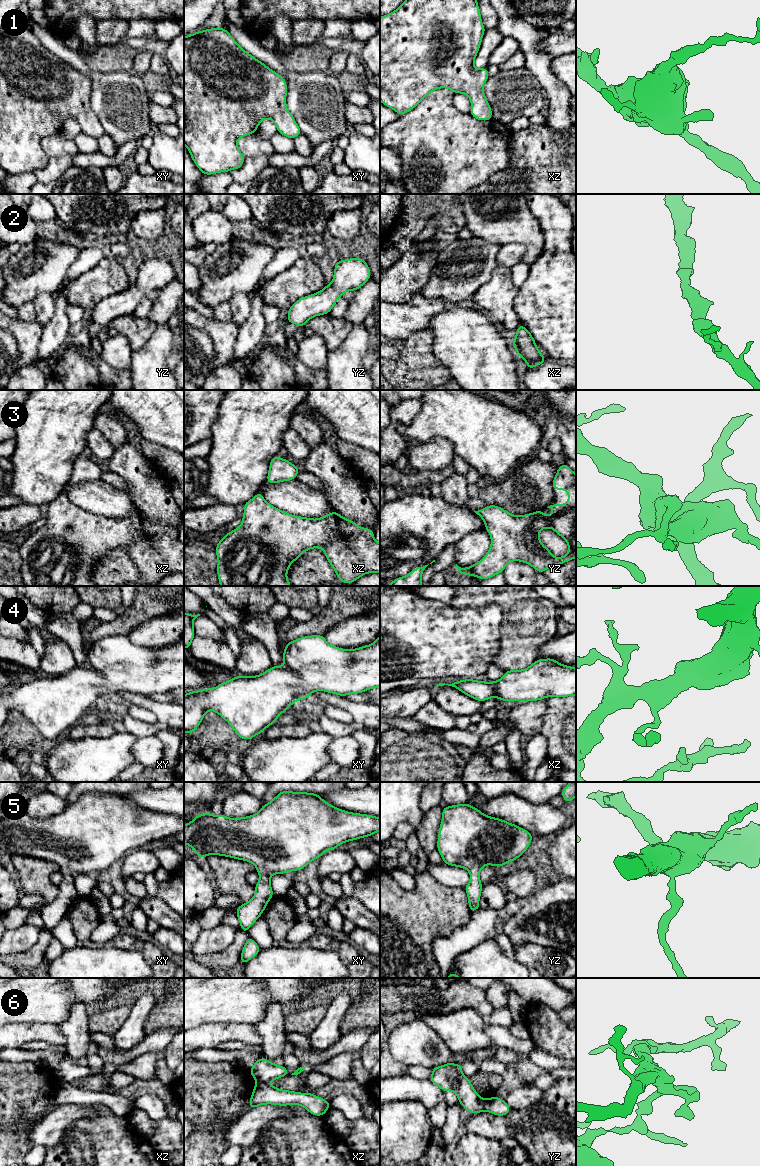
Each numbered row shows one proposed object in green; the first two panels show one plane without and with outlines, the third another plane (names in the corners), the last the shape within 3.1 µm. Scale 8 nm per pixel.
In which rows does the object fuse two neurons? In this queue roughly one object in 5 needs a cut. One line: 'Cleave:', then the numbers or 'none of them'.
Cleave: 6

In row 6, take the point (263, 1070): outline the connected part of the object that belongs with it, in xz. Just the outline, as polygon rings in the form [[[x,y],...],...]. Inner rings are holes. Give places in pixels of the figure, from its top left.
[[[264,1057],[256,1060],[249,1072],[256,1081],[261,1083],[267,1083],[289,1074],[284,1065],[279,1066]]]

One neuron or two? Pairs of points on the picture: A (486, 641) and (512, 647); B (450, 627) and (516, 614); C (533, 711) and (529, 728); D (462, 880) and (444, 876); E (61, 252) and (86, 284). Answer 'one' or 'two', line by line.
A: two
B: two
C: one
D: one
E: two

